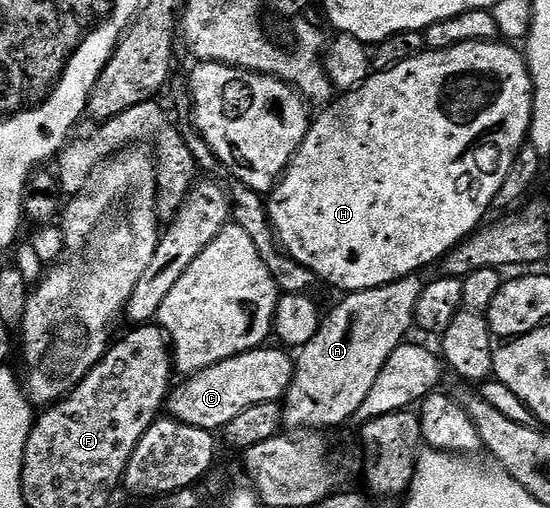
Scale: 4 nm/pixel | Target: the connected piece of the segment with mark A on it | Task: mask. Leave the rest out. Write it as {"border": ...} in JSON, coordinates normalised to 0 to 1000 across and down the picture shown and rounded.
{"border":[[[762,539],[740,541],[698,565],[642,573],[620,587],[625,591],[605,608],[598,628],[595,622],[587,630],[580,656],[556,681],[544,685],[536,701],[535,742],[513,787],[518,843],[596,844],[589,841],[611,841],[645,819],[658,789],[665,789],[665,774],[680,766],[680,750],[687,750],[695,726],[705,720],[709,695],[716,695],[716,687],[724,687],[744,665],[742,650],[751,650],[760,585],[767,585],[773,559],[773,551],[764,547]]]}

